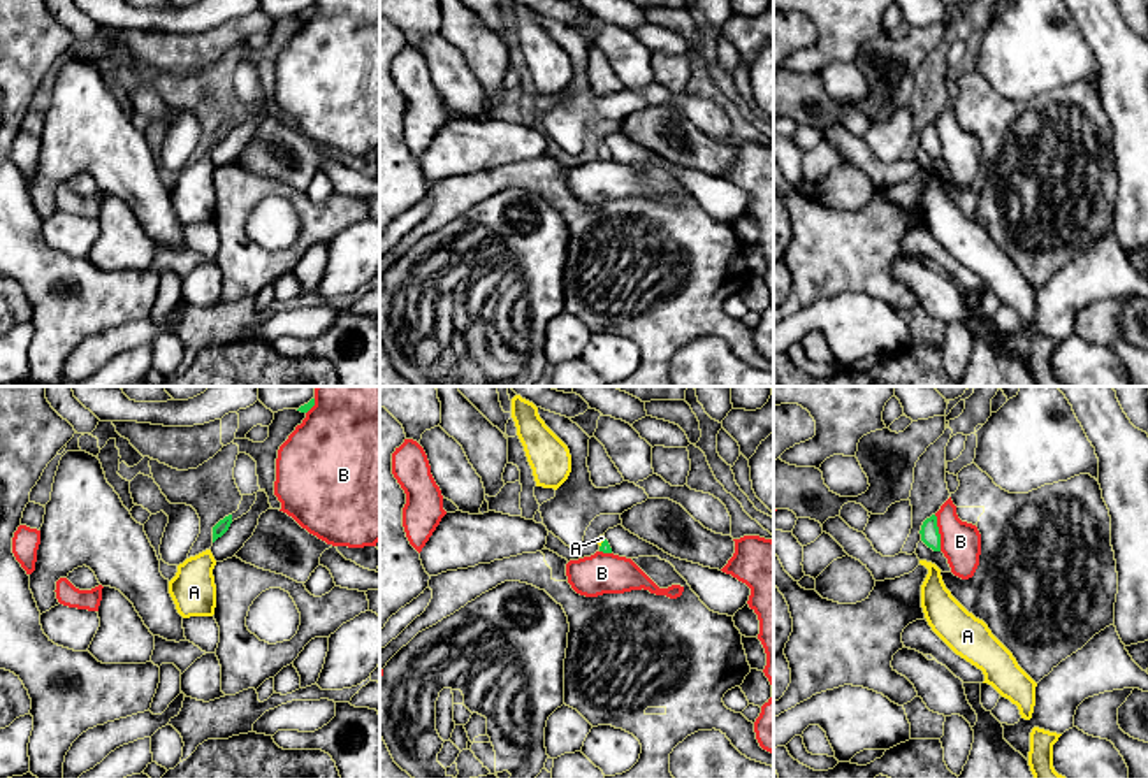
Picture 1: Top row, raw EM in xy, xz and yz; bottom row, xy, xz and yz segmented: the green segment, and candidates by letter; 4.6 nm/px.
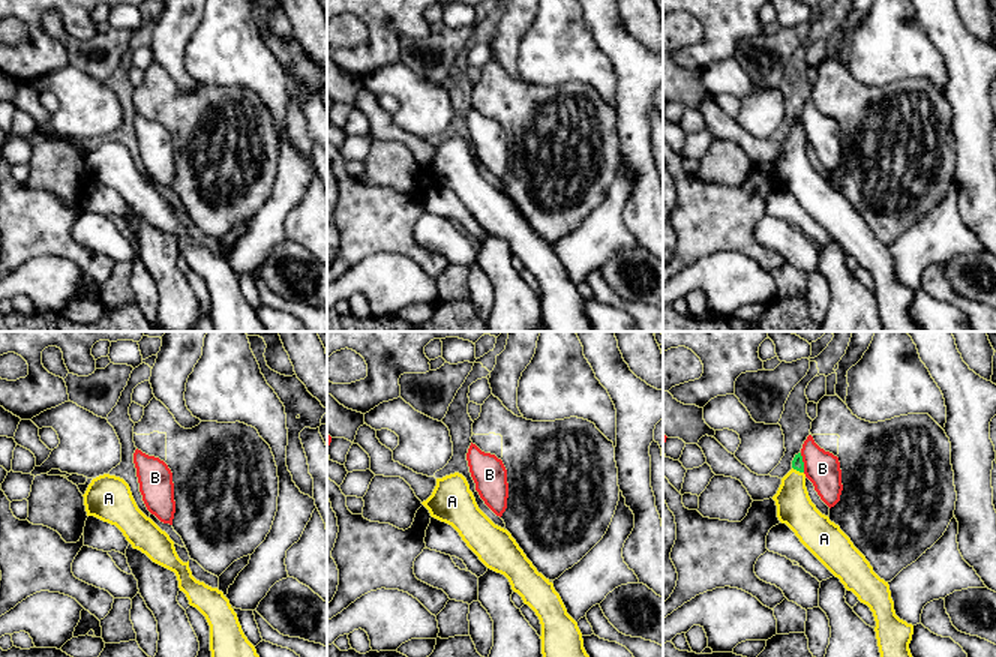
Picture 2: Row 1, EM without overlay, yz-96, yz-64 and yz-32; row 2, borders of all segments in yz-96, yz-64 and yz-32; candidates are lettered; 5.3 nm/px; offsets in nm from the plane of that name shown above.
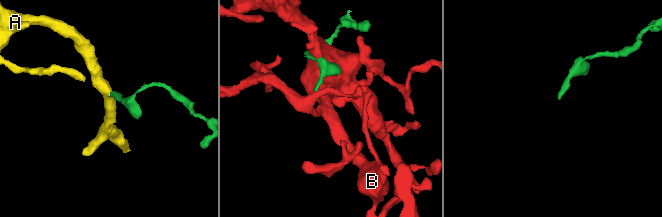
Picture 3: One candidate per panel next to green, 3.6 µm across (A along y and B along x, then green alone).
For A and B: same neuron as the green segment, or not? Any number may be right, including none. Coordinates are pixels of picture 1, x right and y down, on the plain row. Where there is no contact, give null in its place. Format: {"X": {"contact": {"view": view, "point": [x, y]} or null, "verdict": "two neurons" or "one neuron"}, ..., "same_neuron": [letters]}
{"A": {"contact": {"view": "xz", "point": [602, 150]}, "verdict": "one neuron"}, "B": {"contact": {"view": "yz", "point": [937, 139]}, "verdict": "two neurons"}, "same_neuron": ["A"]}

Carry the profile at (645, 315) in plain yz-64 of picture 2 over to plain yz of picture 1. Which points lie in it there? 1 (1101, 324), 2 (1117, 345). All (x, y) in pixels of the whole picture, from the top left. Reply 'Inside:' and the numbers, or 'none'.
Inside: 1, 2

